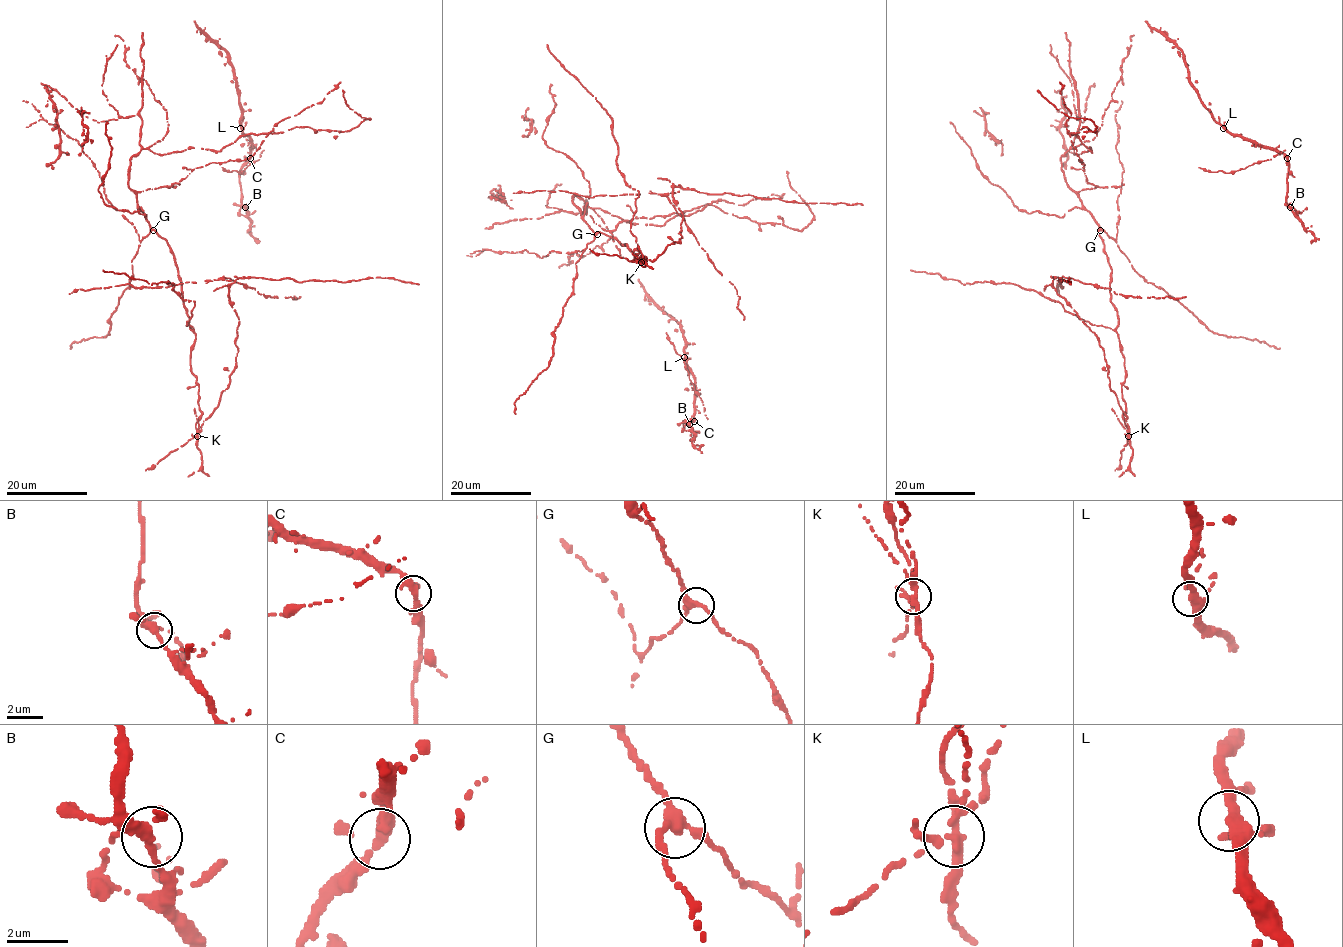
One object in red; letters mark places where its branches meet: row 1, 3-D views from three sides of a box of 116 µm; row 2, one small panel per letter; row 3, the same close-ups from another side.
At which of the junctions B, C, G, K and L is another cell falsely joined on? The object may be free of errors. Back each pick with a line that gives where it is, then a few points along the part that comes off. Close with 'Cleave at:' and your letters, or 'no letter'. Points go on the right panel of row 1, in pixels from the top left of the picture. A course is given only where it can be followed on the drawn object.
K: at (1128, 436); foreign part runs (1128, 436), (1127, 417), (1110, 386), (1099, 339), (1051, 286), (1058, 277), (1061, 282), (1069, 277), (1071, 284)
Cleave at: K

